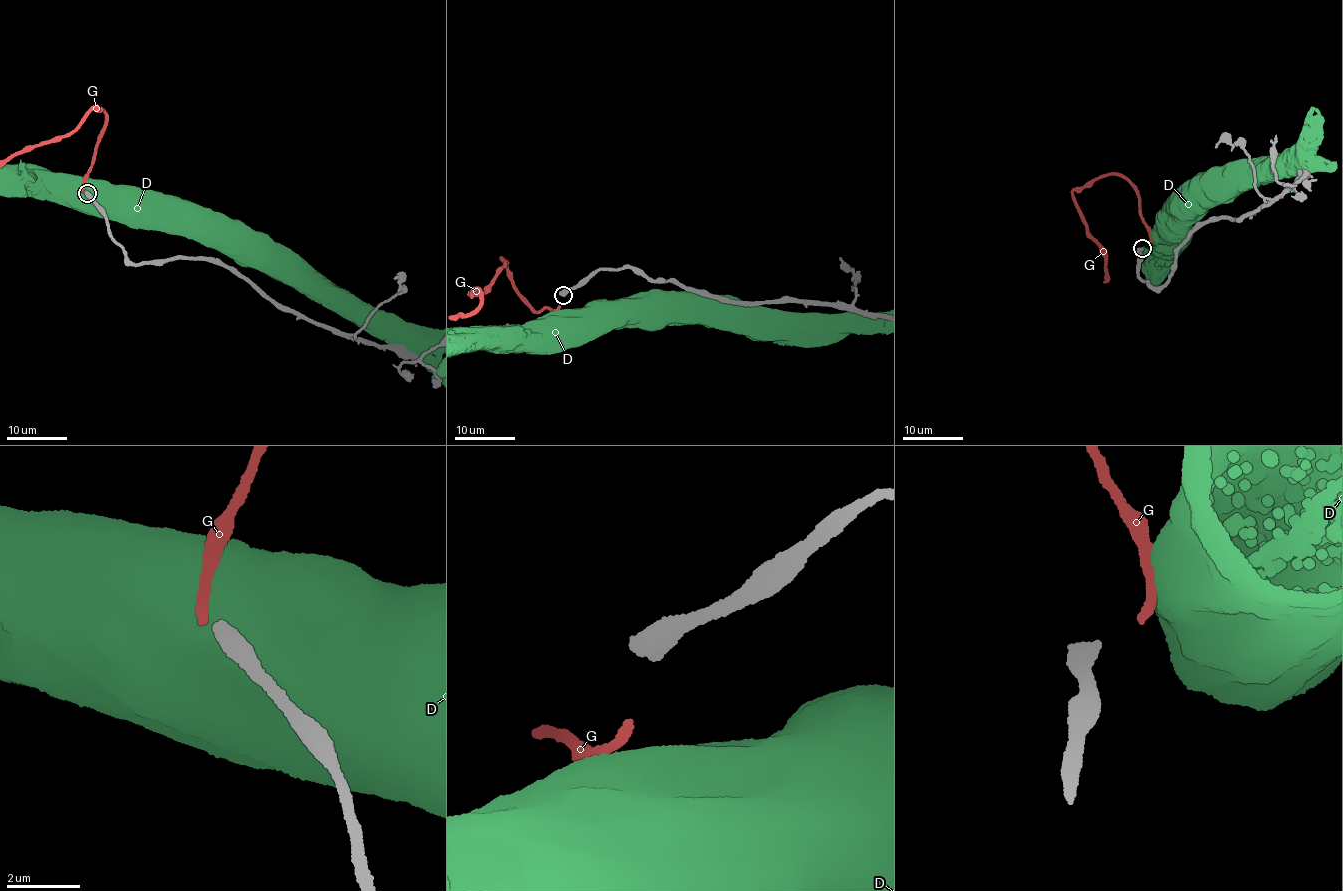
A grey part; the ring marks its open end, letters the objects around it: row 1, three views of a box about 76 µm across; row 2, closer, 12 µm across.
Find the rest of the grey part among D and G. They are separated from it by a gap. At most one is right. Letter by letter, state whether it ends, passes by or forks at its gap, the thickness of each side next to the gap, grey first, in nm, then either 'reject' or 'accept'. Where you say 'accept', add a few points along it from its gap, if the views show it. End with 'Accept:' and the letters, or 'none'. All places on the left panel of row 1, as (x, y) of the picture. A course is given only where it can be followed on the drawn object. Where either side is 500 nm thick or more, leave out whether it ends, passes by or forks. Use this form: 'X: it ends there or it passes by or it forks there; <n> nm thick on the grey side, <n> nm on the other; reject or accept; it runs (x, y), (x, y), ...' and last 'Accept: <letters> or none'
D: 550 nm thick on the grey side, 700 nm on the other; reject
G: 550 nm thick on the grey side, 240 nm on the other; accept
Accept: G

